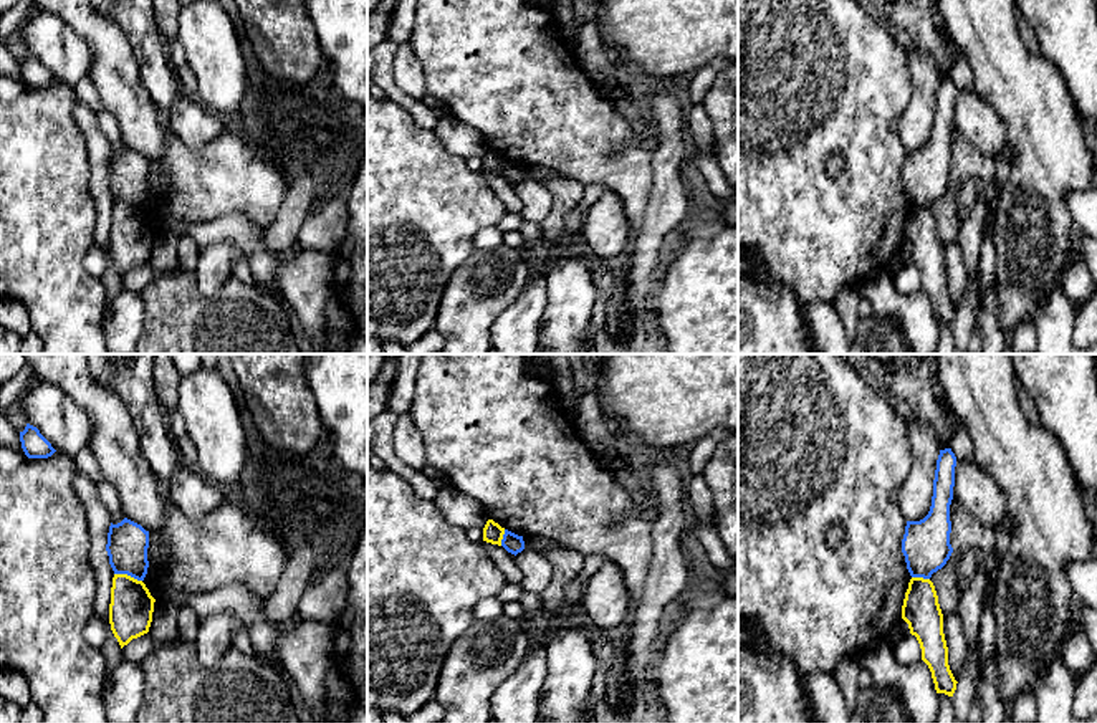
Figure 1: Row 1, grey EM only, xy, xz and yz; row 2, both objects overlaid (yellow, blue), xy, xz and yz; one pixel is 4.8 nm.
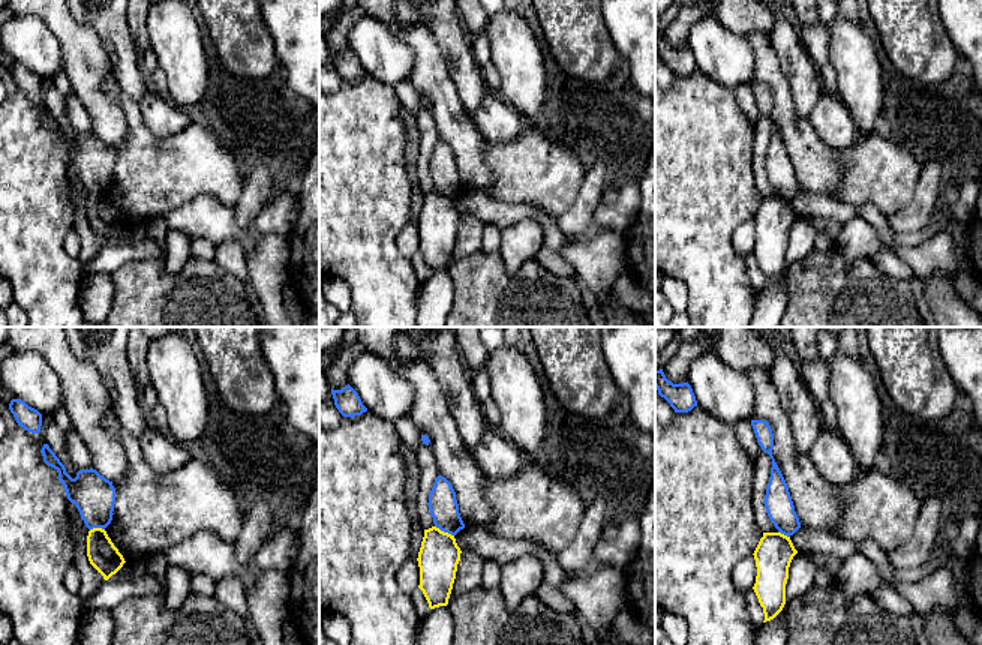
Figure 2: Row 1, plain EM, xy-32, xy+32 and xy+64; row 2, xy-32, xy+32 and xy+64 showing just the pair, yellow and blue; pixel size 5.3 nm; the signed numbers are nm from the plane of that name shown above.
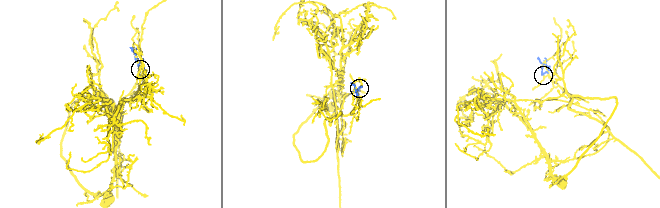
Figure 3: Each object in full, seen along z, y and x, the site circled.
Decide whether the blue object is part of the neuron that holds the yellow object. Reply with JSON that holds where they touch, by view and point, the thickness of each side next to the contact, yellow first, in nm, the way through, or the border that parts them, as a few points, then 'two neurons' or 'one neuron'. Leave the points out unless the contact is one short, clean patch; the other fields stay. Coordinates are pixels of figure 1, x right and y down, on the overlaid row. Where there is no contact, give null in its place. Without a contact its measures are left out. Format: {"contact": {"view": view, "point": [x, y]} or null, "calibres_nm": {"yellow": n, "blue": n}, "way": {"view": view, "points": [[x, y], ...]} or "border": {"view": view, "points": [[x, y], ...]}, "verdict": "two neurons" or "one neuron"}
{"contact": {"view": "xy", "point": [128, 576]}, "calibres_nm": {"yellow": 220, "blue": 200}, "border": {"view": "xy", "points": [[114, 573], [124, 573], [141, 581]]}, "verdict": "two neurons"}

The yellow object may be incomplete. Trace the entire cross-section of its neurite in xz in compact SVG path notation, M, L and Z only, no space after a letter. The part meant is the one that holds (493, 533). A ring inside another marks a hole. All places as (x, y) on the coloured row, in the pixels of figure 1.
M488 520L483 528L483 541L501 546L505 528L501 528L493 520Z

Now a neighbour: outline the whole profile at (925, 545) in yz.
M951 448L940 450L933 480L933 496L928 515L920 521L907 521L902 553L912 577L930 579L950 559L951 521L956 457Z

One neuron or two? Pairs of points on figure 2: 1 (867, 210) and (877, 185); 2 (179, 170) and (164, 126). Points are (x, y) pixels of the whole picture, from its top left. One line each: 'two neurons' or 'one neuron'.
1: two neurons
2: two neurons

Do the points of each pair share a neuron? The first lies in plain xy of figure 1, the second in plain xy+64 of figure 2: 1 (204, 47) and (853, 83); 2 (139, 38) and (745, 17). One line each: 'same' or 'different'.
1: same
2: different

